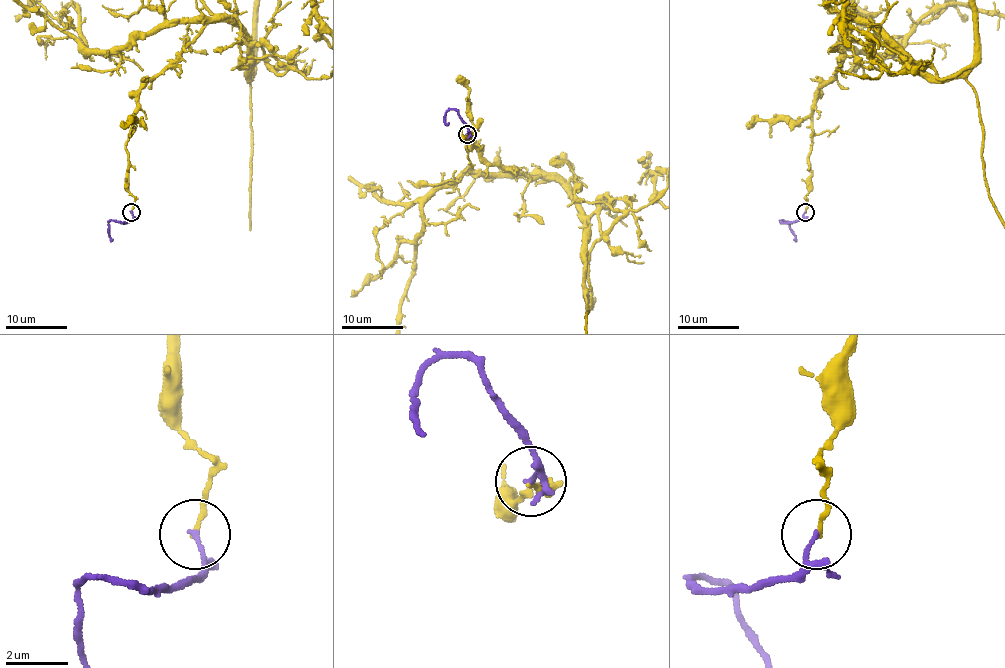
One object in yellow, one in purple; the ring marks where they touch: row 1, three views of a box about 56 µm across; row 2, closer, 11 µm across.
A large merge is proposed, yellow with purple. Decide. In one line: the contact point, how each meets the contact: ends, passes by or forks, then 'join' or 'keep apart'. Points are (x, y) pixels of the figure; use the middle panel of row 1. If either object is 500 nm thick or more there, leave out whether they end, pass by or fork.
place (467, 134); yellow ends; purple ends; keep apart

